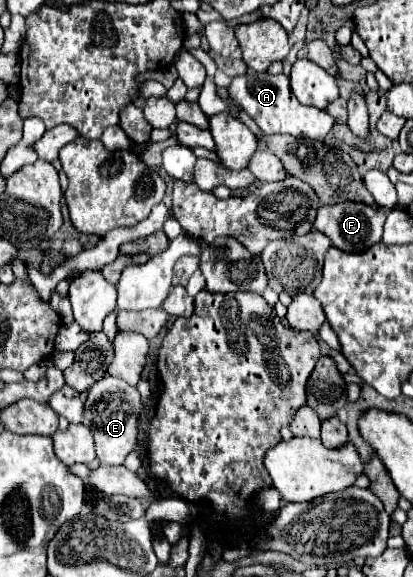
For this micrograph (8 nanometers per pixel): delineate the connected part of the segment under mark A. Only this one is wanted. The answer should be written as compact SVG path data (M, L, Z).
M248 71L242 77L234 77L228 91L230 91L230 97L256 121L256 125L266 135L268 133L288 133L288 135L302 137L302 139L324 139L336 123L334 117L330 117L330 113L326 113L324 109L318 109L312 105L302 105L294 97L286 75L268 75L268 73Z

